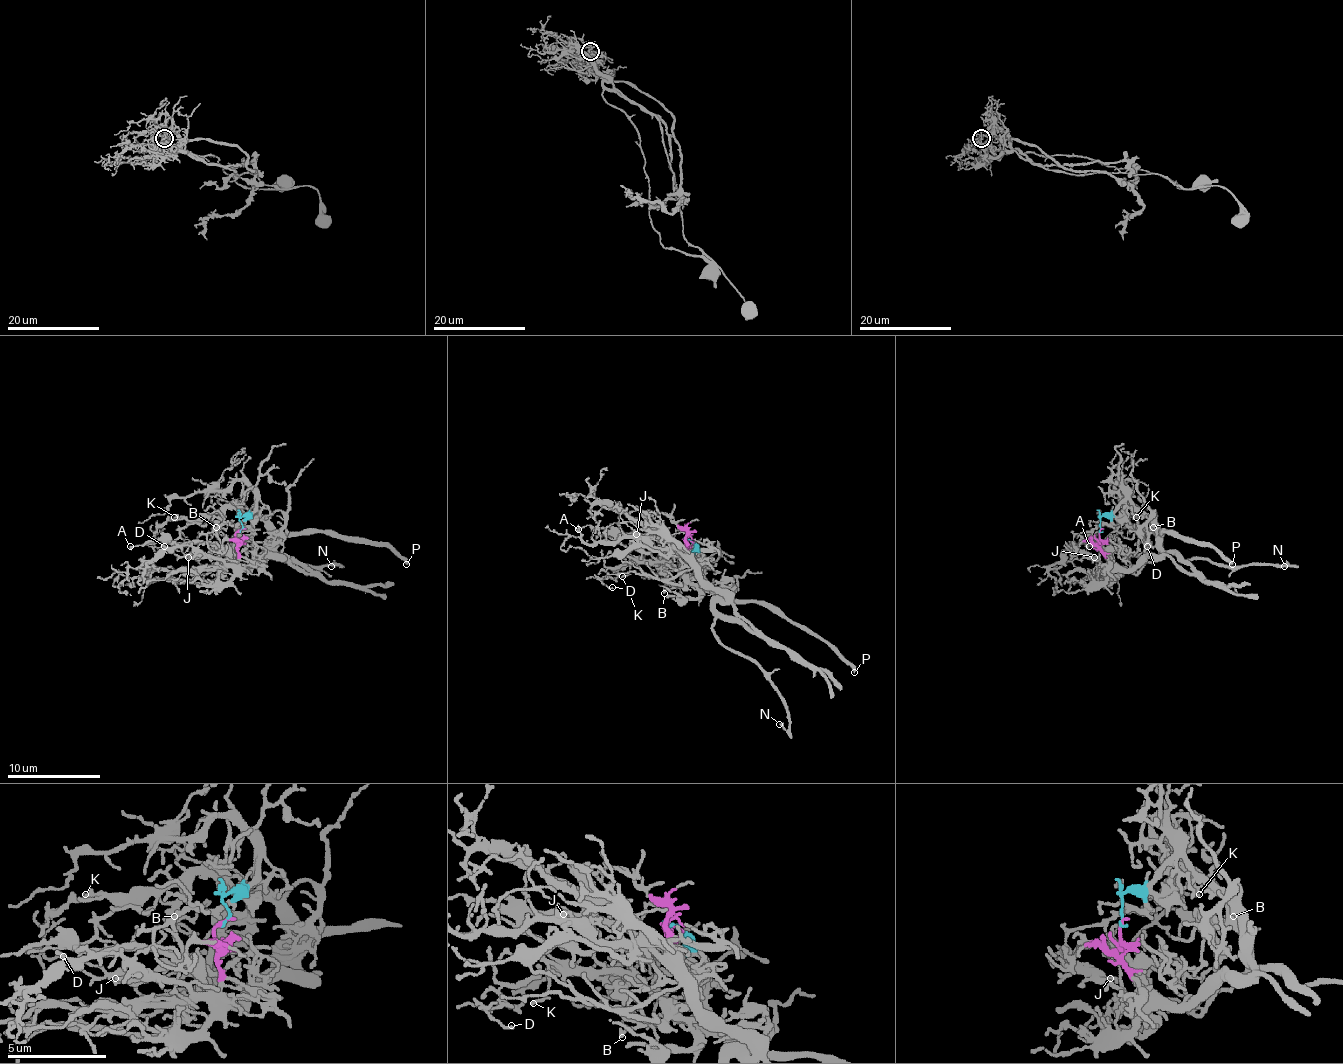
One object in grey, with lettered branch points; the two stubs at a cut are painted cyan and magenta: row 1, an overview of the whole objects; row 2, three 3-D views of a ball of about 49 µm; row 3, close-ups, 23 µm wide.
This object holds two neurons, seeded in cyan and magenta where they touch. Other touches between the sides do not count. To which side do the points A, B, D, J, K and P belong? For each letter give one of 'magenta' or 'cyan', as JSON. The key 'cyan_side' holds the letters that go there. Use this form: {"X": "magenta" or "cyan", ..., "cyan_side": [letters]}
{"A": "magenta", "B": "cyan", "D": "cyan", "J": "magenta", "K": "cyan", "P": "magenta", "cyan_side": ["B", "D", "K"]}

